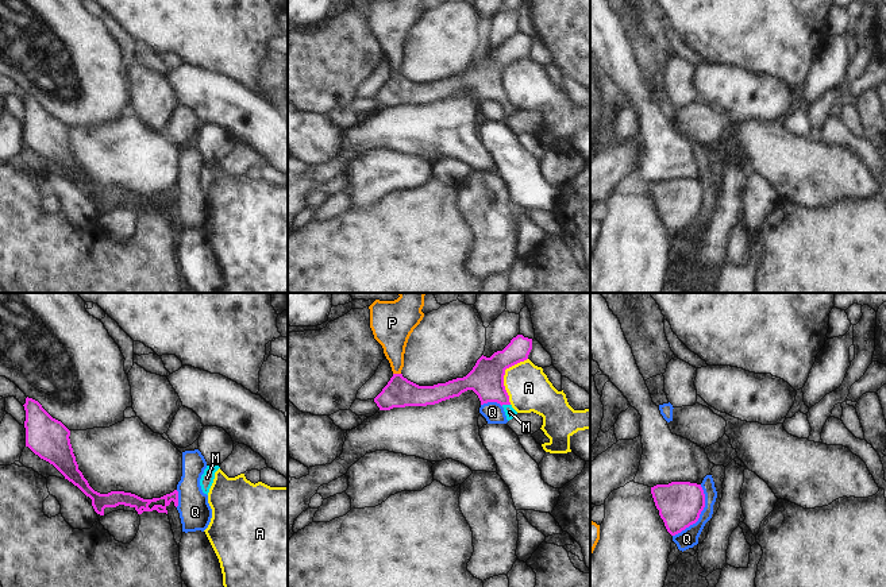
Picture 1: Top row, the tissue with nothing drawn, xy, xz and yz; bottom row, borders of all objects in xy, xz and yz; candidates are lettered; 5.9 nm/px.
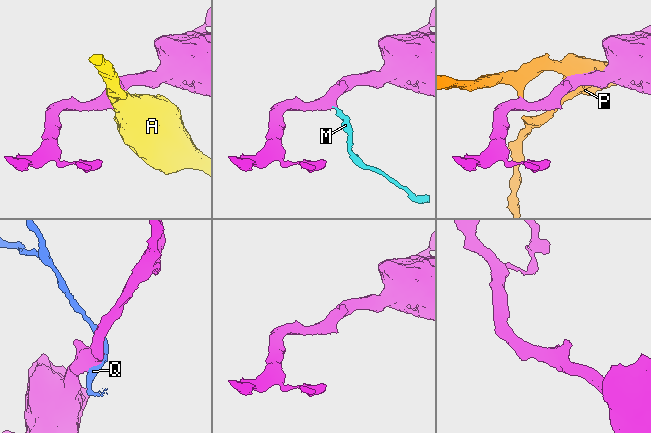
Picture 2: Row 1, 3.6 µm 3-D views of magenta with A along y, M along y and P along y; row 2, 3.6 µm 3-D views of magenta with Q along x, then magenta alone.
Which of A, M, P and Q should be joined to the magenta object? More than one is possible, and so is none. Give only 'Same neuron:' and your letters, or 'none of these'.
Same neuron: M

